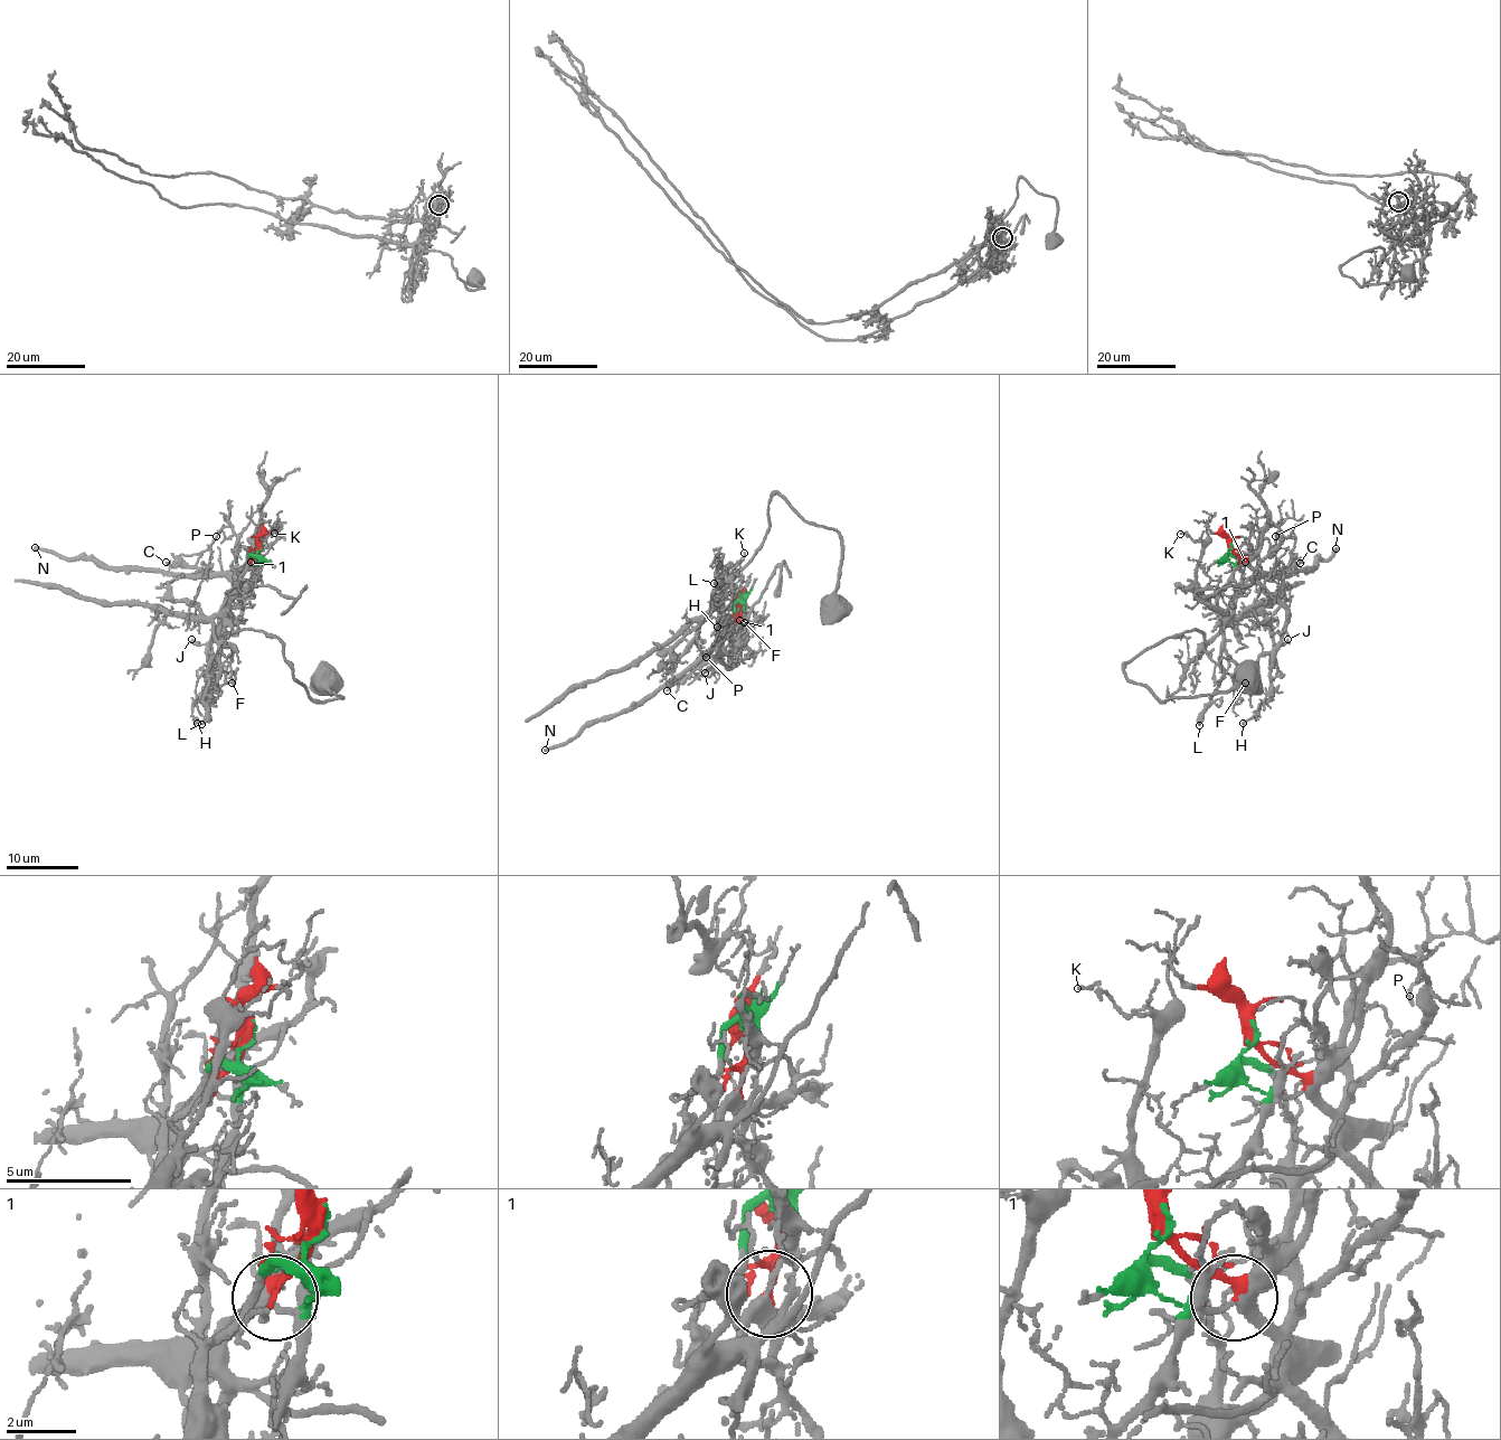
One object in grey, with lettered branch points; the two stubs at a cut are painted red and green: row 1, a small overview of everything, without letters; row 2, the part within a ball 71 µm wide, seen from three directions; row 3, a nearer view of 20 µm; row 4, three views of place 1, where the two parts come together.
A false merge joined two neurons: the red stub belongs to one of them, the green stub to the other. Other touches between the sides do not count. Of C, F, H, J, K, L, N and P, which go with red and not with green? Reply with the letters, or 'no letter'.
C, H, J, N, P

